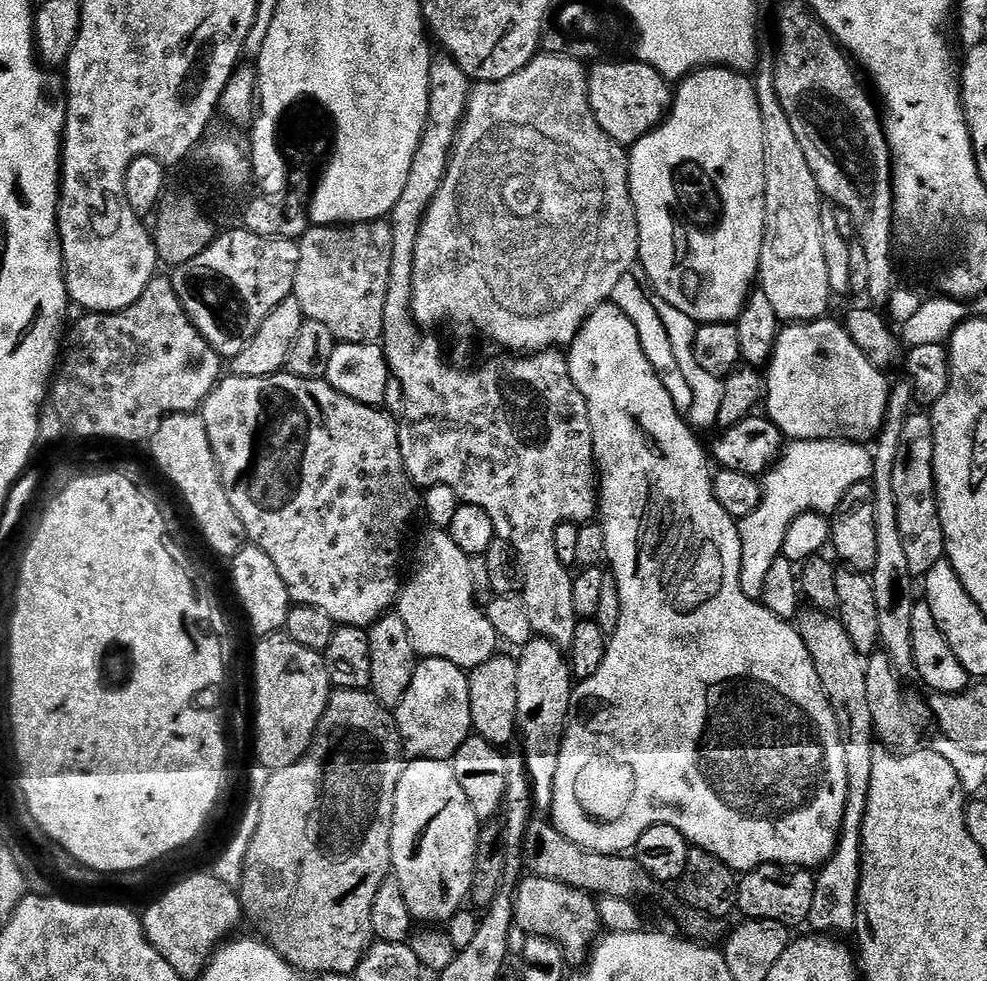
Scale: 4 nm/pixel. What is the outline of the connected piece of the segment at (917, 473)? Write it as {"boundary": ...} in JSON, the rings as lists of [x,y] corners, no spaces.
{"boundary":[[[920,436],[912,445],[907,445],[908,461],[903,461],[904,477],[898,480],[896,488],[897,518],[902,542],[906,550],[906,562],[908,569],[912,571],[913,577],[928,576],[940,563],[946,560],[946,545],[944,542],[944,531],[940,521],[940,500],[936,497],[936,446],[931,439]]]}

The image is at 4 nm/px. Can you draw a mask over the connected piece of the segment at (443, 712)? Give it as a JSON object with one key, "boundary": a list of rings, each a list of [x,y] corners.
{"boundary":[[[425,659],[417,667],[414,681],[414,695],[411,697],[412,713],[404,720],[404,725],[399,725],[401,741],[404,751],[409,757],[417,756],[420,760],[448,760],[460,752],[460,747],[471,737],[474,732],[472,725],[472,689],[468,684],[465,669],[455,668],[444,660]]]}

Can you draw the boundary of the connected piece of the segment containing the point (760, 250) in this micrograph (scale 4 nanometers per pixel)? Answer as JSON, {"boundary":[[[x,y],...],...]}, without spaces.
{"boundary":[[[717,72],[718,74],[714,76],[704,76],[708,74],[698,74],[690,79],[687,79],[680,87],[677,87],[674,92],[674,101],[672,107],[672,113],[669,115],[668,121],[663,125],[660,131],[652,133],[649,137],[645,137],[639,143],[631,145],[630,148],[630,188],[632,190],[632,203],[636,205],[637,212],[637,224],[638,232],[640,234],[640,259],[639,267],[642,269],[644,267],[644,272],[648,275],[647,283],[650,285],[652,283],[651,291],[655,293],[659,299],[664,300],[670,306],[674,306],[674,310],[678,310],[682,314],[689,316],[692,321],[700,326],[708,326],[704,324],[728,324],[731,320],[739,321],[741,319],[742,313],[745,311],[746,305],[750,300],[750,293],[753,291],[752,280],[757,279],[758,273],[762,267],[762,261],[766,256],[766,237],[770,232],[770,199],[769,199],[769,185],[767,178],[767,154],[766,154],[766,142],[764,141],[764,126],[762,122],[762,114],[760,113],[760,103],[756,97],[756,86],[755,83],[745,75],[736,72]]]}

